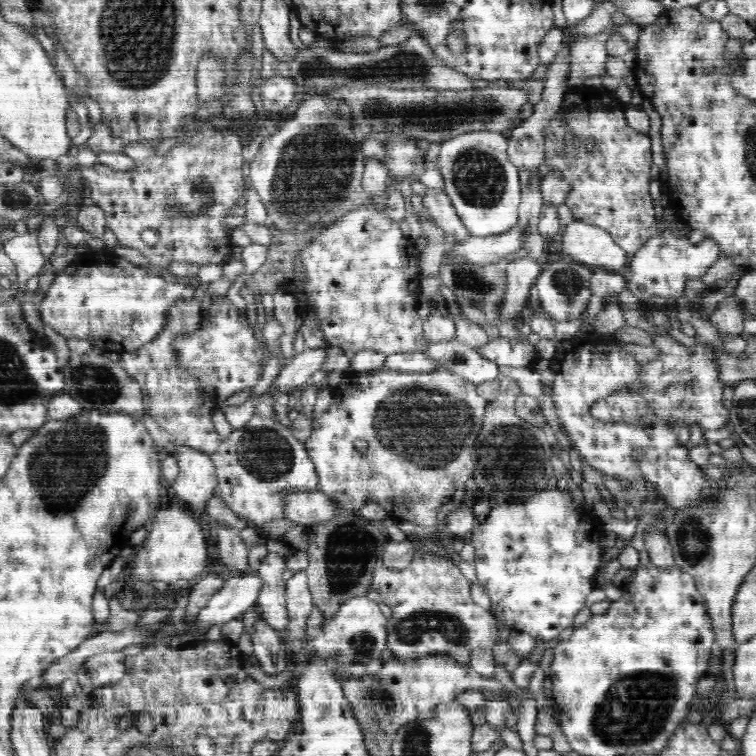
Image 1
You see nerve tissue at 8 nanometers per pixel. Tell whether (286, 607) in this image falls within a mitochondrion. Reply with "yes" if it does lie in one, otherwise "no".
no

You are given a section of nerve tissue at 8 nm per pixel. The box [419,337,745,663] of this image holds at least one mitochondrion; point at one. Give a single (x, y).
(511, 461)

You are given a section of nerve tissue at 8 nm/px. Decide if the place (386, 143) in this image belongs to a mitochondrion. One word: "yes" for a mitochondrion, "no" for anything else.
yes

